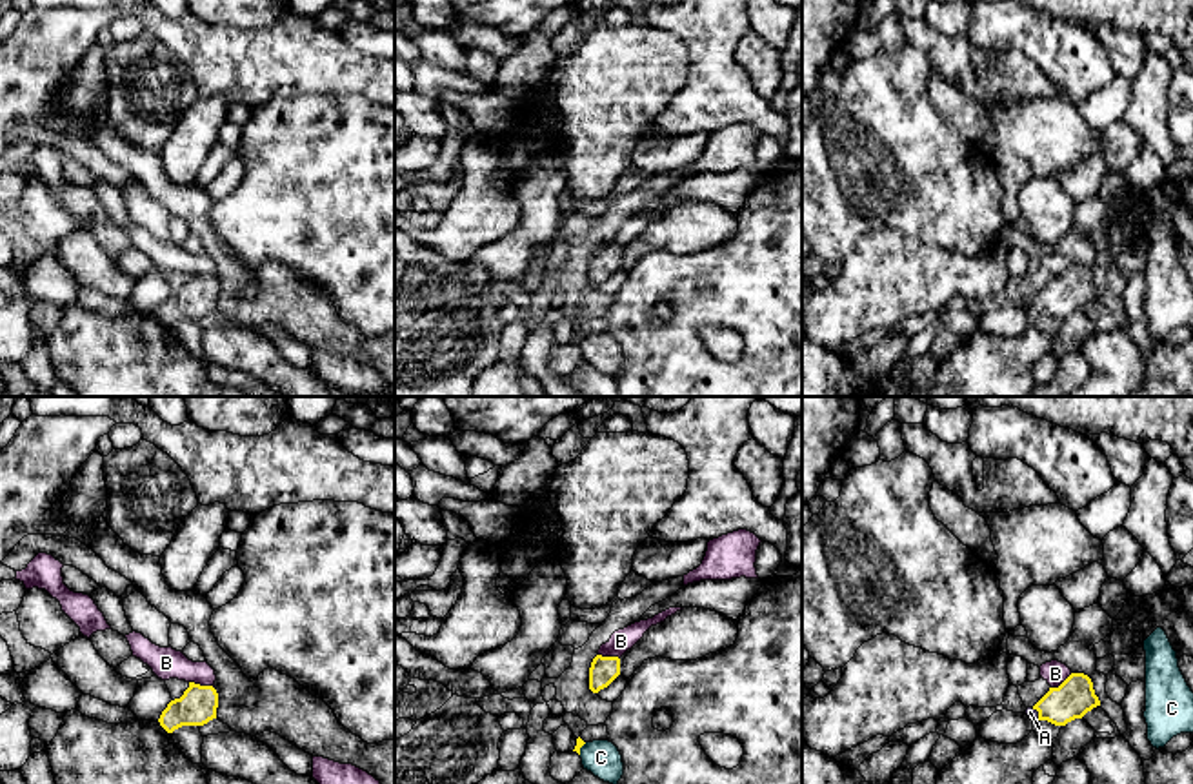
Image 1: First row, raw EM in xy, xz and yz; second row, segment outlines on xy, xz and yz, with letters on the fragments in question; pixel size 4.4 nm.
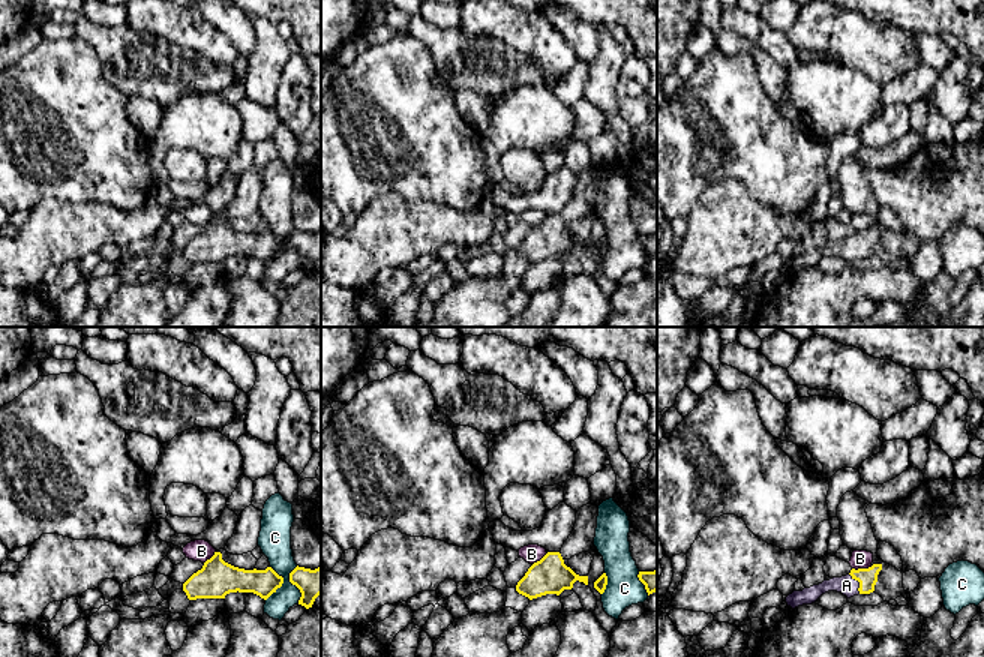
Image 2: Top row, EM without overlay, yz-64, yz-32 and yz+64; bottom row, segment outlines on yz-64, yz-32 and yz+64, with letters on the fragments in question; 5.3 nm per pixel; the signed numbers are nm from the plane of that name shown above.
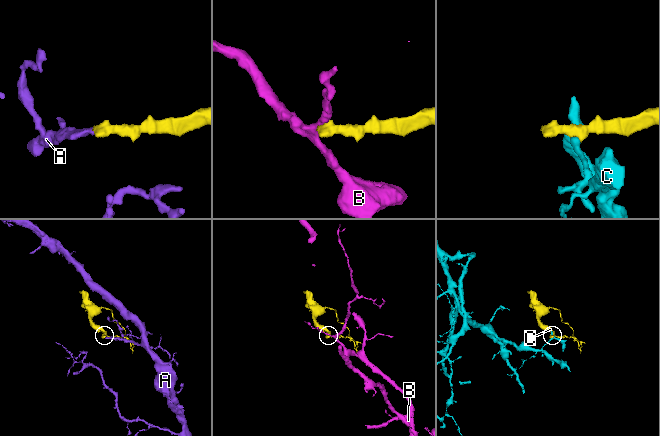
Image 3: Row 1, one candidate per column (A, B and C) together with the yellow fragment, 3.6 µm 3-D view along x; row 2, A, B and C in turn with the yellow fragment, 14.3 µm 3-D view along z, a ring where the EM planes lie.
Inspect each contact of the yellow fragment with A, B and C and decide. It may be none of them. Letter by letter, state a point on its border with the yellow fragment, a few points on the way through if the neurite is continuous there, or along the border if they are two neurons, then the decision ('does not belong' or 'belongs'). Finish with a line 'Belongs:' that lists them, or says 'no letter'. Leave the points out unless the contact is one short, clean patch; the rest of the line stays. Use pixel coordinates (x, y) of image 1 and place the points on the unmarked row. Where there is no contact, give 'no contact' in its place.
A: yz (1039, 306) | across yz (1075, 288), (1039, 306), (1030, 304) | belongs
B: xy (202, 279) | along xy (190, 273), (213, 281) | does not belong
C: xz (581, 339) | along xz (586, 335), (579, 346) | does not belong
Belongs: A

